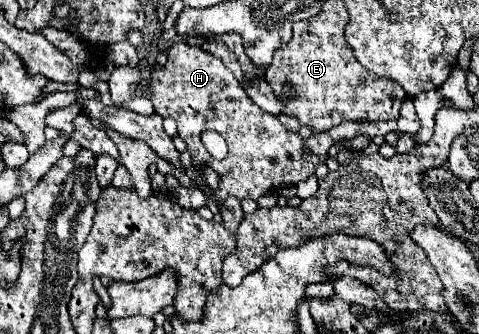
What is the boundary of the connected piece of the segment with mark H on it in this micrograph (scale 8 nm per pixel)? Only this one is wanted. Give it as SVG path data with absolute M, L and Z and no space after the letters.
M173 43L169 49L169 59L163 67L151 69L151 83L149 83L149 99L155 107L155 113L163 117L173 117L177 121L177 135L187 143L193 163L207 163L207 153L201 153L201 131L217 131L223 135L229 147L229 155L223 161L211 161L207 163L211 169L217 171L221 177L219 189L213 193L217 203L221 205L227 195L235 195L237 199L259 199L267 191L279 189L284 186L294 186L306 180L315 173L315 167L325 165L327 161L327 149L333 145L331 137L327 133L317 133L311 137L303 138L299 133L289 131L283 126L275 115L267 115L255 103L251 103L251 97L245 93L241 83L231 75L231 71L225 67L221 59L215 59L213 55L207 55L201 47L191 47L187 43Z

